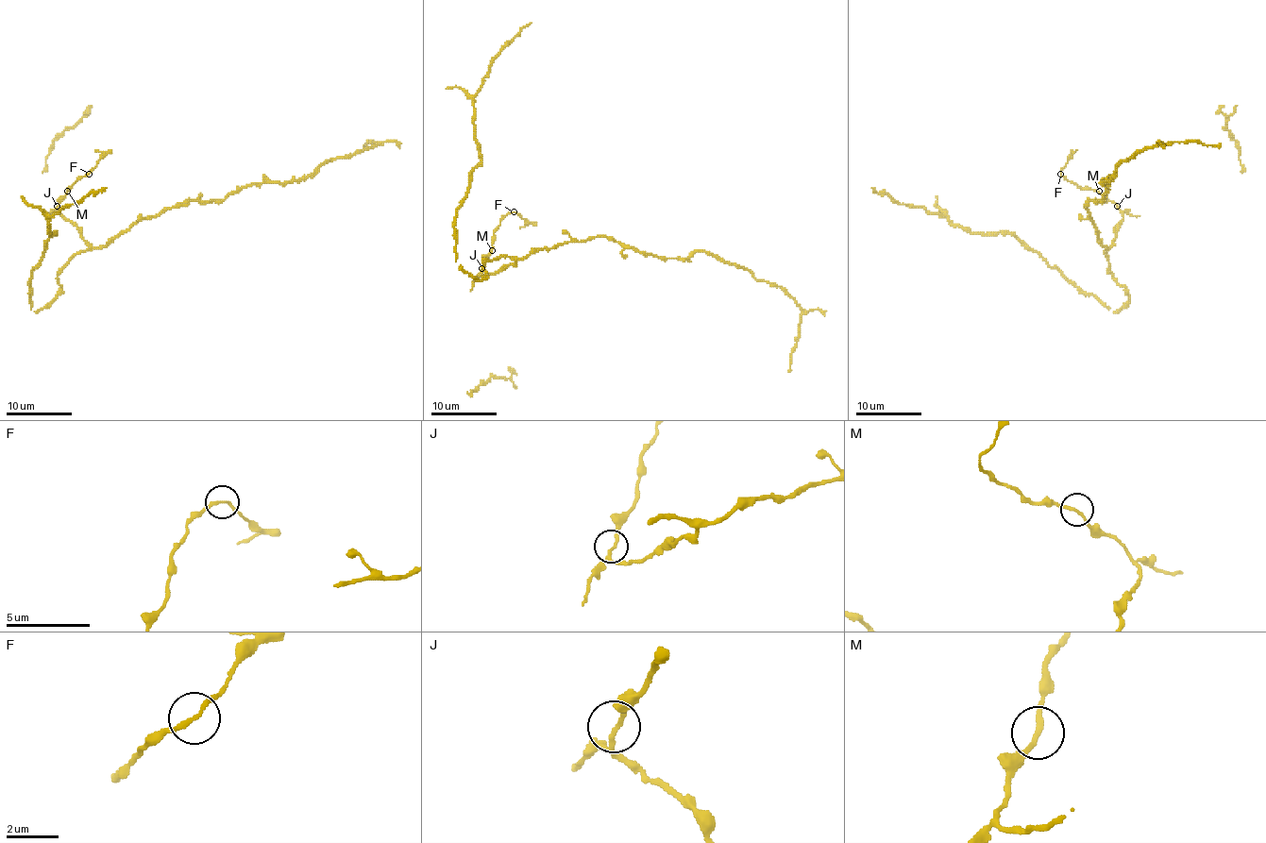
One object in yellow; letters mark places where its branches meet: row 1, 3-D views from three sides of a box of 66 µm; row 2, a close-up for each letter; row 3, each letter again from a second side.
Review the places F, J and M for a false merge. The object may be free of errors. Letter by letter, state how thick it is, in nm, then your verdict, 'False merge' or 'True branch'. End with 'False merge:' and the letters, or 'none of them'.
F: Thickness 170 nm. True branch
J: Thickness 160 nm. True branch
M: Thickness 170 nm. True branch
False merge: none of them

